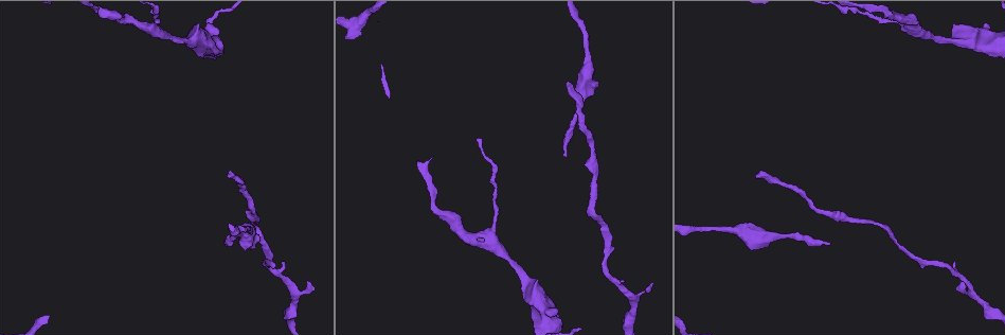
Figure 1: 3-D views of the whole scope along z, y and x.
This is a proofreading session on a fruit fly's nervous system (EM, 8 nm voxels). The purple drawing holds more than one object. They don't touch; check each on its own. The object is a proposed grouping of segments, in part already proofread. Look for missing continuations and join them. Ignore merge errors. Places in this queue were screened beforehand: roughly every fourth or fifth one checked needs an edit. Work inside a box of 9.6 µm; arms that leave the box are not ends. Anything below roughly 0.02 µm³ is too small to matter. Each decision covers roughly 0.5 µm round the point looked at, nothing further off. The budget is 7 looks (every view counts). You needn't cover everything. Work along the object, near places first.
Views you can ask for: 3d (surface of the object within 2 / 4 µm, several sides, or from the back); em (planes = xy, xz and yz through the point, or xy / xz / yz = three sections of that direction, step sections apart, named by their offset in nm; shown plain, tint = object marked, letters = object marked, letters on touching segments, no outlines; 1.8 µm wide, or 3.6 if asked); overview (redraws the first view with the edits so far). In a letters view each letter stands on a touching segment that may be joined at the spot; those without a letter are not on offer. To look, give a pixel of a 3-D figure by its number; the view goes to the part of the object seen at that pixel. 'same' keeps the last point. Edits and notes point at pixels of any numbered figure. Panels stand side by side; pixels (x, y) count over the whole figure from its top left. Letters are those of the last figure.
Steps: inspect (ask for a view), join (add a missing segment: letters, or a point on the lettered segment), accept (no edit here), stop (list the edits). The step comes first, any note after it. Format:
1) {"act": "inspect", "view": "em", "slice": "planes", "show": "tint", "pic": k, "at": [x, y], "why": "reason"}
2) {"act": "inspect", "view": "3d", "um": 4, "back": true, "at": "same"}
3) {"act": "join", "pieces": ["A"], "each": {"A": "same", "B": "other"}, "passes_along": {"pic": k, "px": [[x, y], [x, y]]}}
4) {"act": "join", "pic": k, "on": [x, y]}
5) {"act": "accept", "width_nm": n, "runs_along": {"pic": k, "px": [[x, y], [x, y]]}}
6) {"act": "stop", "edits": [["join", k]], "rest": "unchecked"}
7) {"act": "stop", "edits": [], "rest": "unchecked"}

{"act": "inspect", "view": "3d", "um": 4, "back": true, "pic": 1, "at": [756, 178], "why": "free end"}

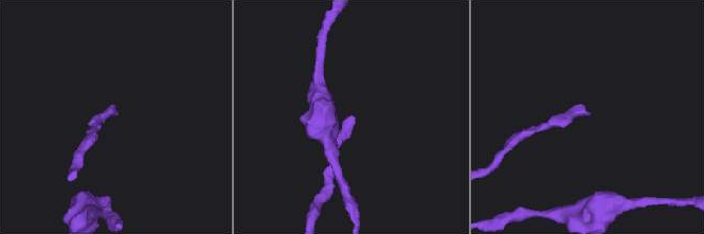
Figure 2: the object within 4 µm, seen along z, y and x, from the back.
{"act": "inspect", "view": "em", "slice": "planes", "show": "letters", "pic": 2, "at": [589, 114], "why": "now the EM"}

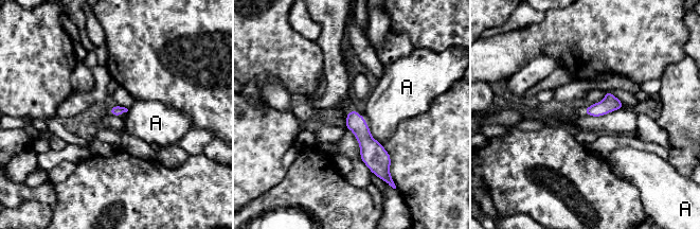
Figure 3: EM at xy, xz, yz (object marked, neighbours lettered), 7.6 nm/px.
{"act": "accept", "each": {"A": "other"}, "border": {"pic": 3, "px": [[362, 116], [370, 134], [380, 143]]}, "found": "no lettered segment goes on from it"}

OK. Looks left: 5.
{"act": "inspect", "view": "em", "slice": "planes", "show": "letters", "pic": 1, "at": [147, 27]}

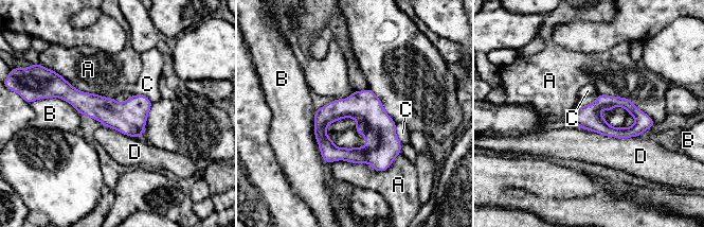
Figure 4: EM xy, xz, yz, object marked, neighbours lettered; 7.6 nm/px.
{"act": "accept", "each": {"A": "other", "B": "other", "C": "other", "D": "other"}, "border": {"pic": 4, "px": [[133, 93], [144, 94], [151, 103]]}, "found": "none of them fits"}

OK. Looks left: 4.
{"act": "inspect", "view": "3d", "um": 4, "pic": 1, "at": [565, 156], "why": "tapers out"}

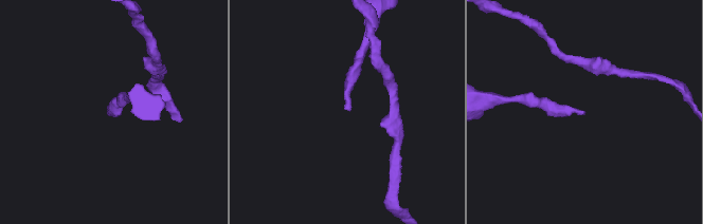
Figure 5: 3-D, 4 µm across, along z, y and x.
{"act": "inspect", "view": "em", "slice": "planes", "show": "letters", "pic": 5, "at": [349, 108], "why": "shape alone is not enough"}

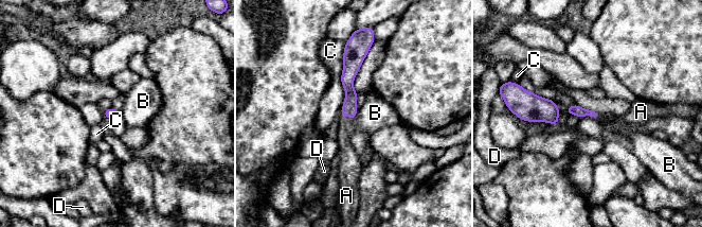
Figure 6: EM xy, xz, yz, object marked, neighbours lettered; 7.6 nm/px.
{"act": "join", "pic": 6, "on": [346, 126], "each": {"A": "same", "B": "other", "C": "other", "D": "other"}, "passes_along": {"pic": 6, "px": [[349, 107], [346, 116], [346, 126]]}, "found": "it goes on there"}

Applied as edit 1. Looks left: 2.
{"act": "stop", "edits": [["join", 6]], "rest": "unchecked"}

